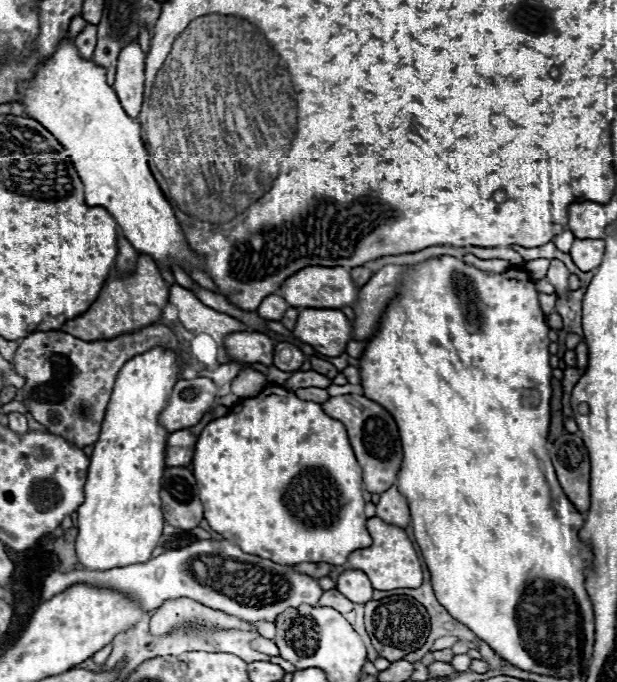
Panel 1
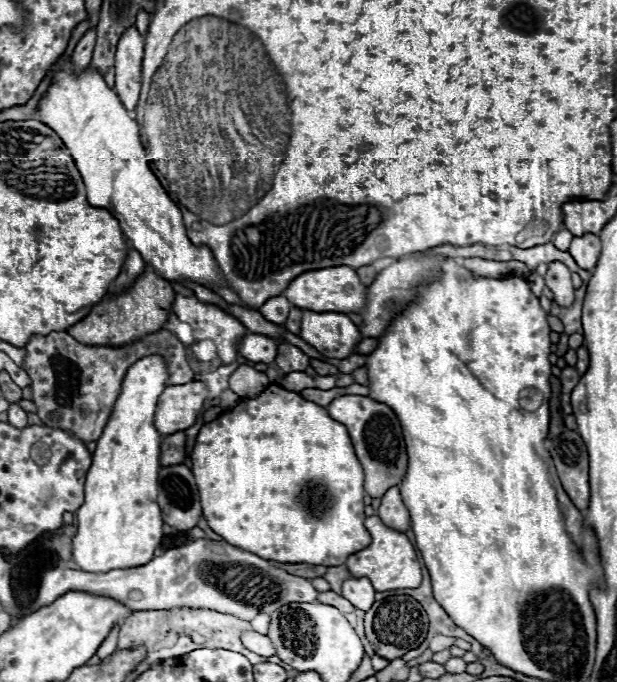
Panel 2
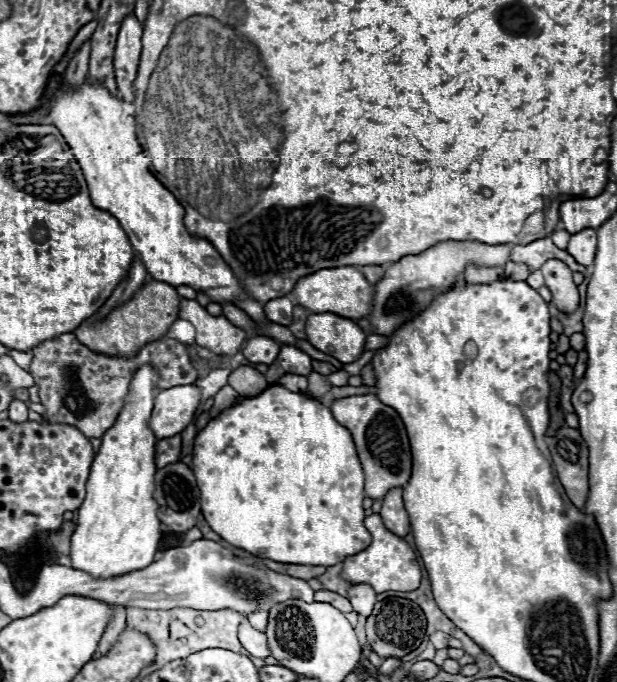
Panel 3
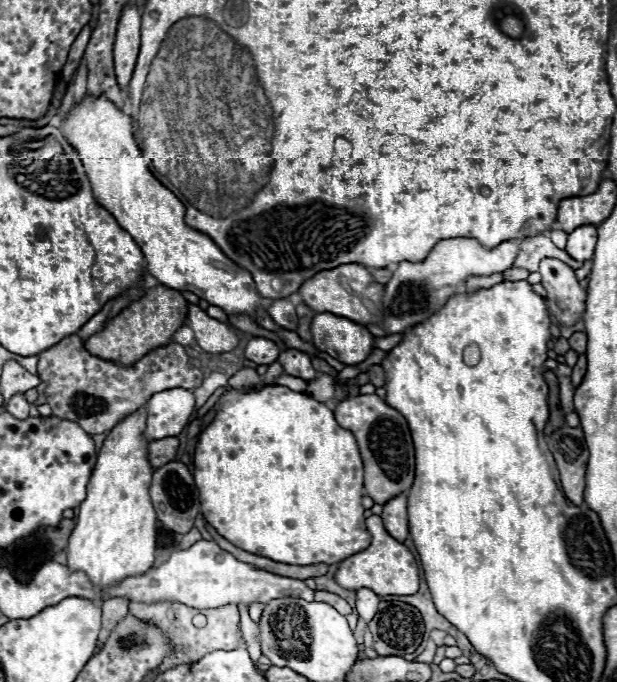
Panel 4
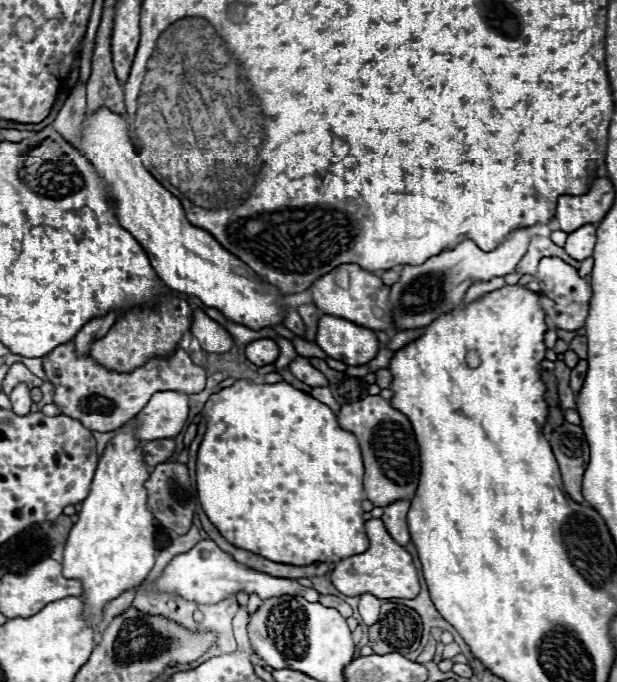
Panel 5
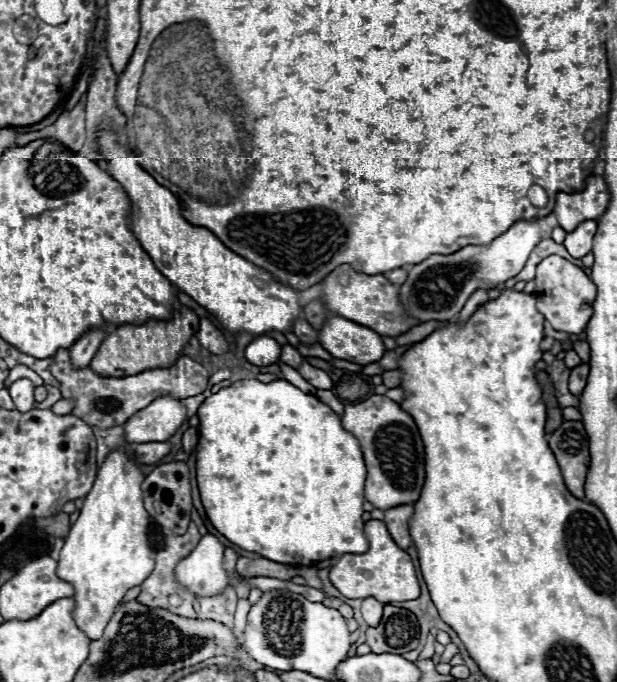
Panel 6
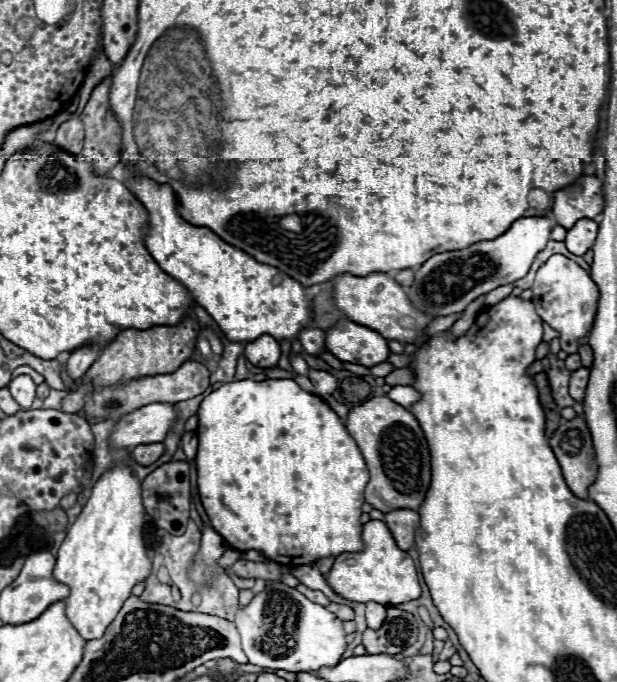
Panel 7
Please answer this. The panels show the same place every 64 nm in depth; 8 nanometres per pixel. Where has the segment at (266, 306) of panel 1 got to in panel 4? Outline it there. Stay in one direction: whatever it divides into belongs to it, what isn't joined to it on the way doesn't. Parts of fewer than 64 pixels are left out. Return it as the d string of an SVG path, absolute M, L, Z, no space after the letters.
M288 298L274 300L274 302L268 306L268 314L270 314L270 318L272 318L278 326L282 326L282 328L286 328L286 330L296 330L296 326L298 326L296 310L294 310L294 306L290 304Z

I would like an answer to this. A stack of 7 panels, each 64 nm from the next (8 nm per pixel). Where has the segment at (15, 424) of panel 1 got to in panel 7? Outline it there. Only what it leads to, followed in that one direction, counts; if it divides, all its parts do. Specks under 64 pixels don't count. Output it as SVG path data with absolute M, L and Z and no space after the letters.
M16 376L8 384L8 390L14 396L14 400L20 404L22 410L30 410L32 402L36 398L36 384L32 382L30 376Z

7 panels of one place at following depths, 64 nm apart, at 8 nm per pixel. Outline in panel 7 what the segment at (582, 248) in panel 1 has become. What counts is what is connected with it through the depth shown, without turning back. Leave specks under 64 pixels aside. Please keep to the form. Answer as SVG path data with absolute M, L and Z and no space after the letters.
M584 218L584 220L578 220L574 228L568 230L564 244L574 256L584 256L592 248L596 234L598 234L598 224L594 220Z

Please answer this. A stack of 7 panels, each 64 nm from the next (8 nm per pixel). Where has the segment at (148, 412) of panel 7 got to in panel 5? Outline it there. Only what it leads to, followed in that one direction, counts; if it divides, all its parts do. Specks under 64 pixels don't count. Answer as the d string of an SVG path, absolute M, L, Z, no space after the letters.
M156 392L150 402L136 414L136 438L140 438L142 442L152 442L152 438L174 438L182 432L186 420L188 420L188 412L190 412L190 396L184 392Z

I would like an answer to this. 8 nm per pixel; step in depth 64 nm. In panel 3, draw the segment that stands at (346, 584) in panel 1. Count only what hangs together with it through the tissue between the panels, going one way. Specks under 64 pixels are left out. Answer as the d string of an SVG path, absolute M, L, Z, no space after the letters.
M350 584L348 586L348 600L352 602L354 612L368 616L376 604L376 592L368 584Z

